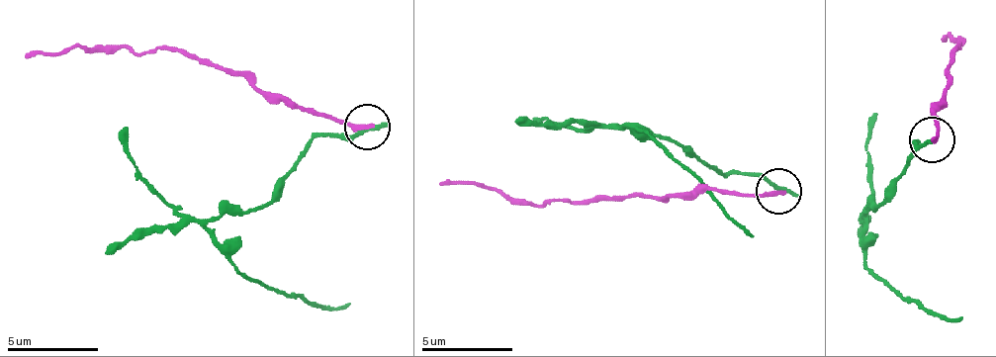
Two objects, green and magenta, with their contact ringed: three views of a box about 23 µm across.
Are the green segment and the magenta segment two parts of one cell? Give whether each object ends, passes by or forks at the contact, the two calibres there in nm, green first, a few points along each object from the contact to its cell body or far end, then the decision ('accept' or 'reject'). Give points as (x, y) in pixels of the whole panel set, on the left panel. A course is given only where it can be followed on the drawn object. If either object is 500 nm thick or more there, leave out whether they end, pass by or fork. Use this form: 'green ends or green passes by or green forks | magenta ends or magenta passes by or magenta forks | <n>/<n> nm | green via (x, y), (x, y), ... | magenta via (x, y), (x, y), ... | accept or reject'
green ends | magenta ends | 280/280 nm | green via (366, 128), (319, 133), (264, 205), (226, 210), (209, 224), (209, 238), (259, 282), (335, 308), (349, 302) | magenta via (366, 128), (271, 105), (243, 76), (166, 48), (75, 49), (25, 58) | reject

